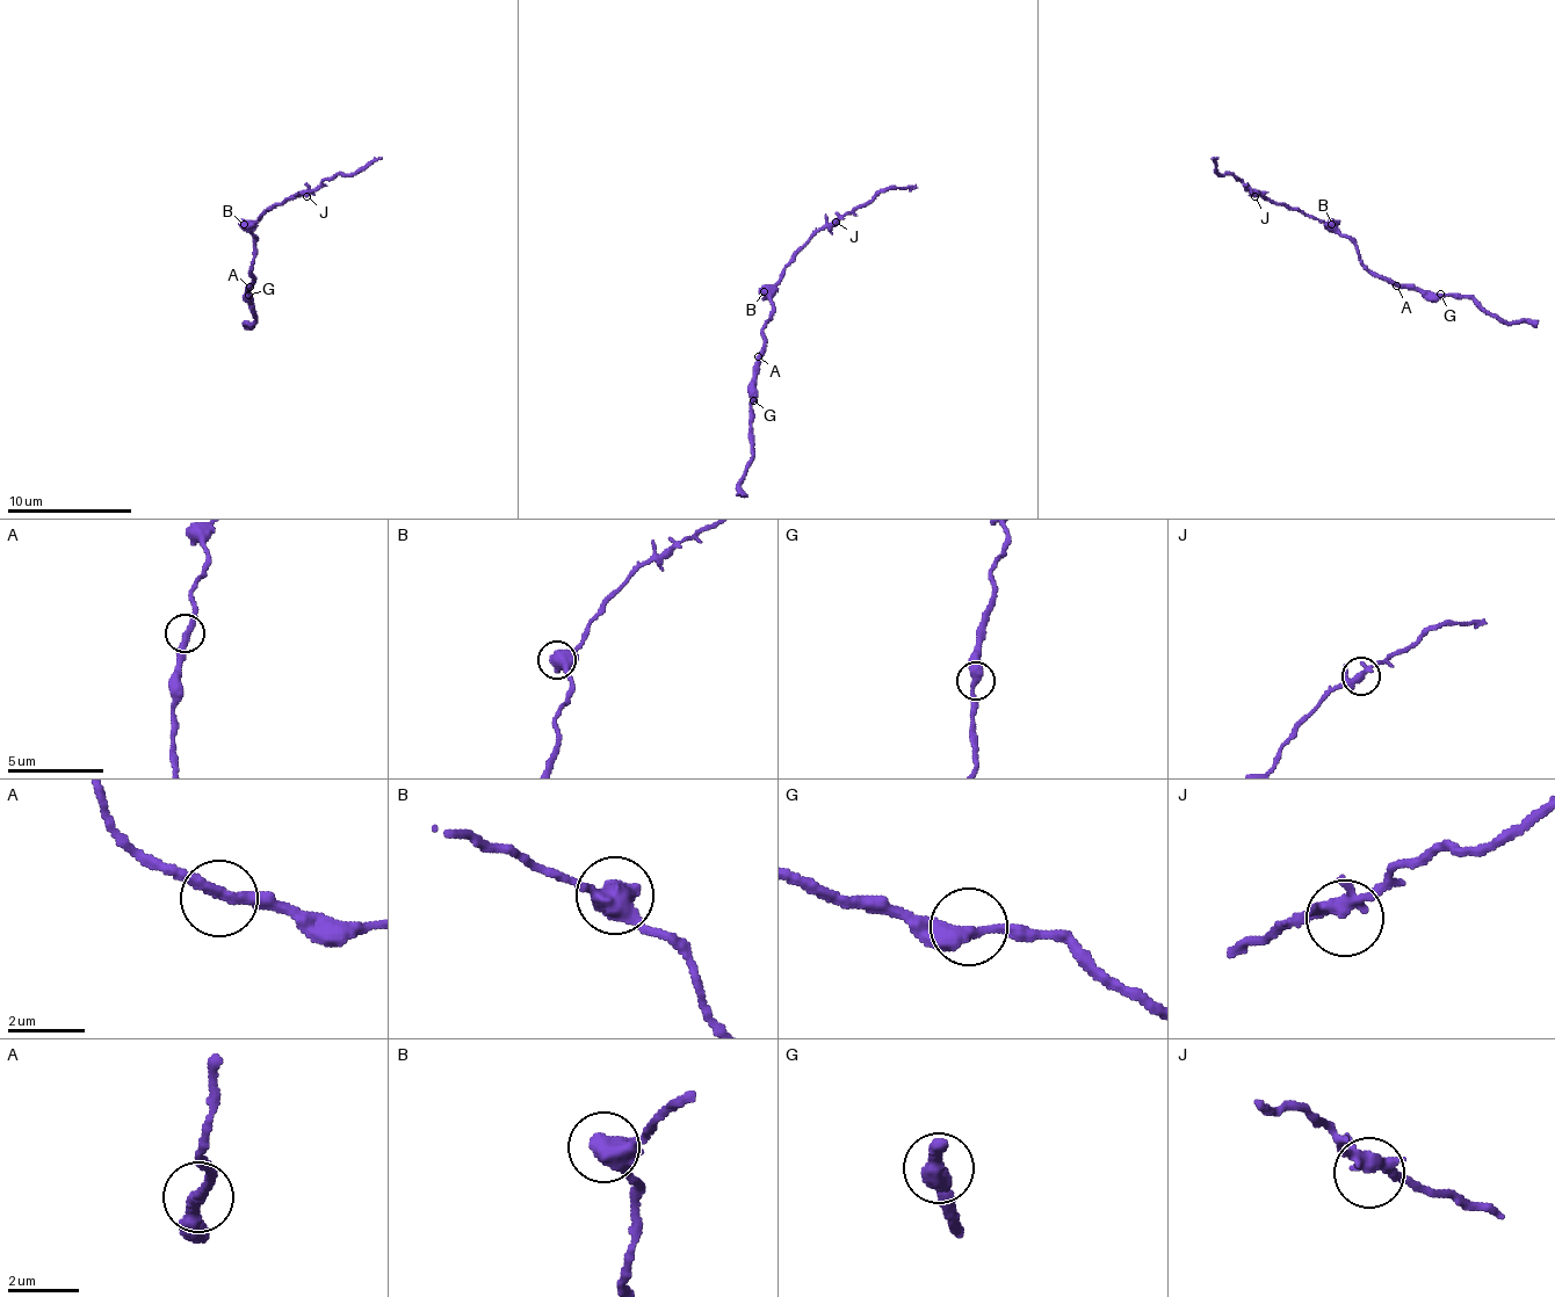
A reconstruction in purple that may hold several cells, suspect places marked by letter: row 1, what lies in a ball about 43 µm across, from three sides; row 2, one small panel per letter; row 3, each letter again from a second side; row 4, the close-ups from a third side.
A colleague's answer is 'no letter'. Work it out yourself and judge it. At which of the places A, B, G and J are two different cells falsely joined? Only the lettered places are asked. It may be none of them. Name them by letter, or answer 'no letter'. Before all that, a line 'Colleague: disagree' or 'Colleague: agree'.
Colleague: agree
no letter

